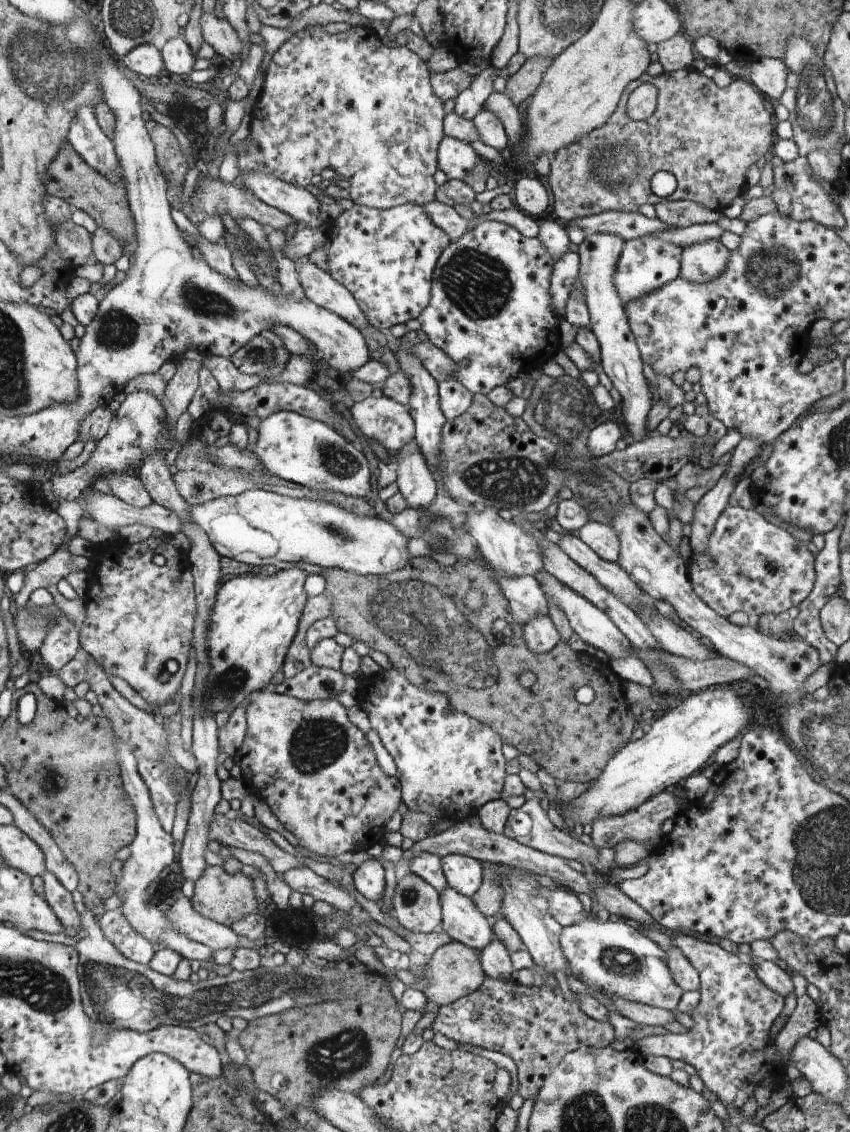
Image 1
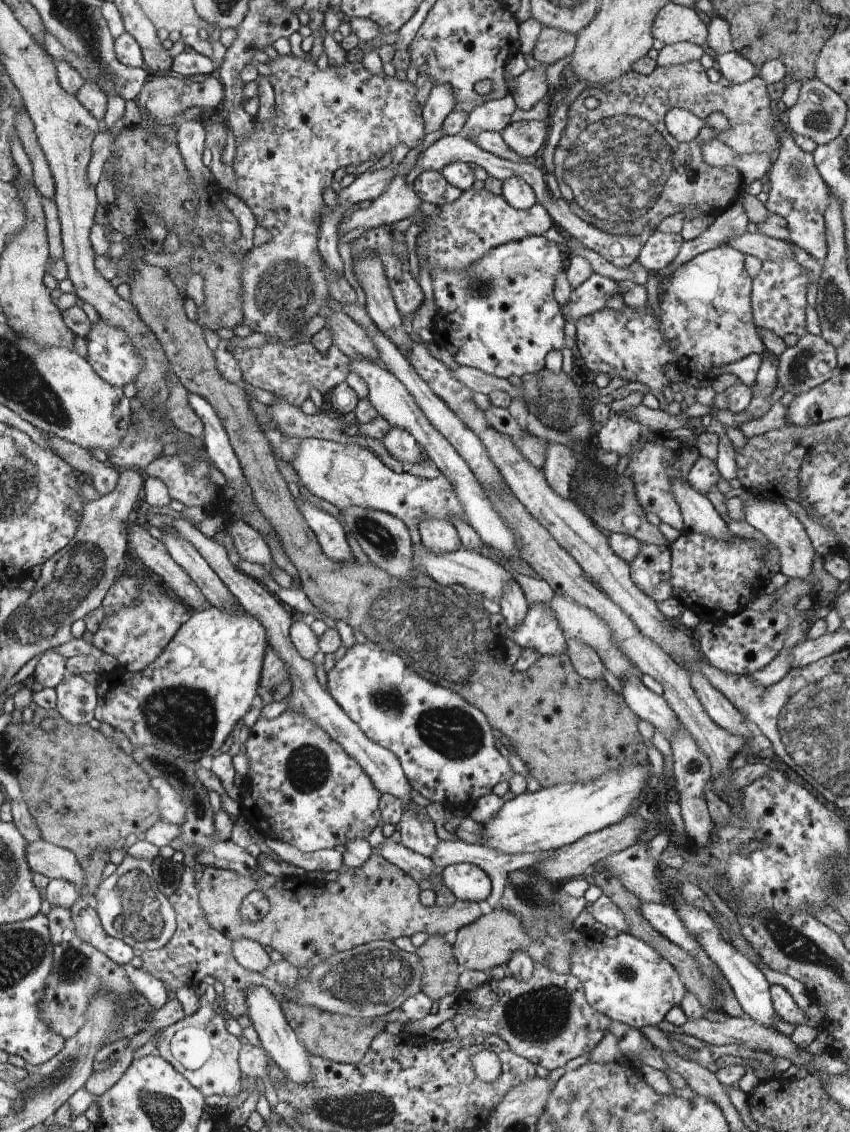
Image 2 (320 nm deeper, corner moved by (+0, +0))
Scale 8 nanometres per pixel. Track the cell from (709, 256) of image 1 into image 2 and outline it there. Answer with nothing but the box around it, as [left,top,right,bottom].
[574,244,766,396]

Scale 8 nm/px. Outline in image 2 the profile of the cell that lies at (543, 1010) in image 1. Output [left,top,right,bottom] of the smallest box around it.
[452,963,611,1071]

